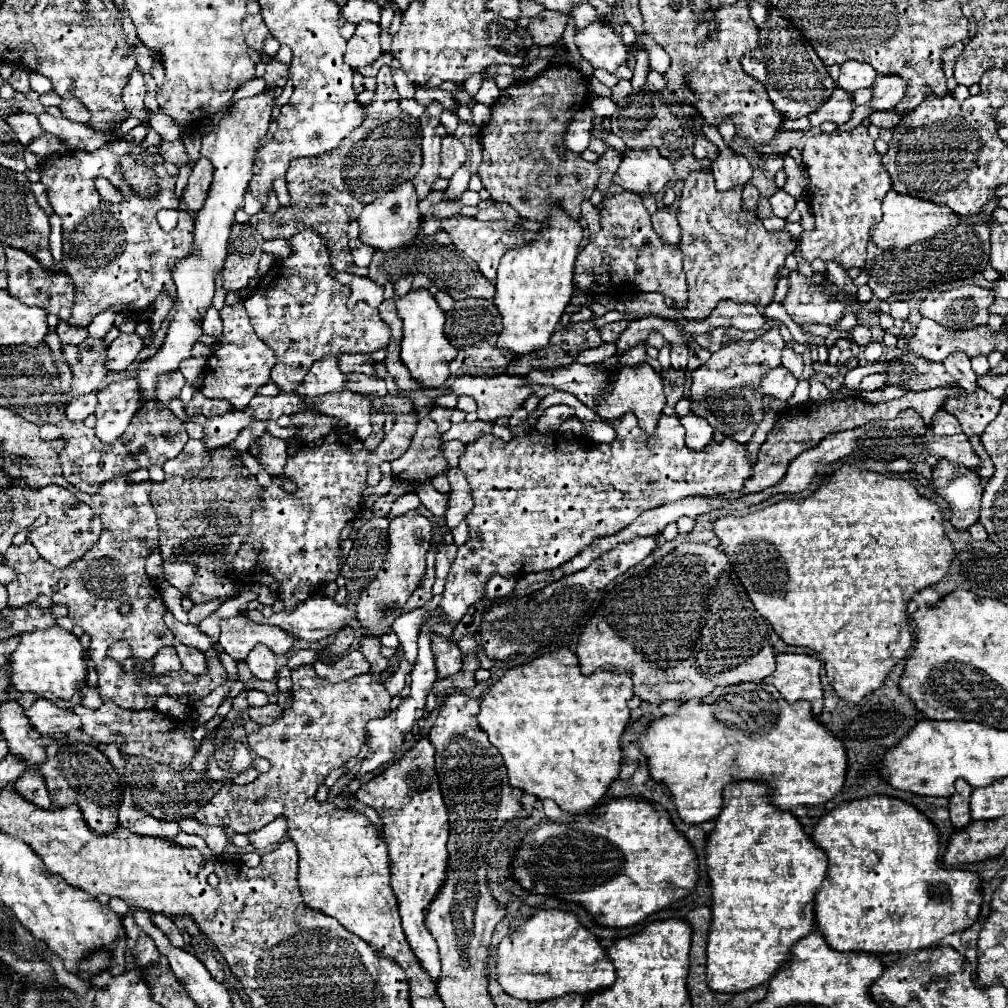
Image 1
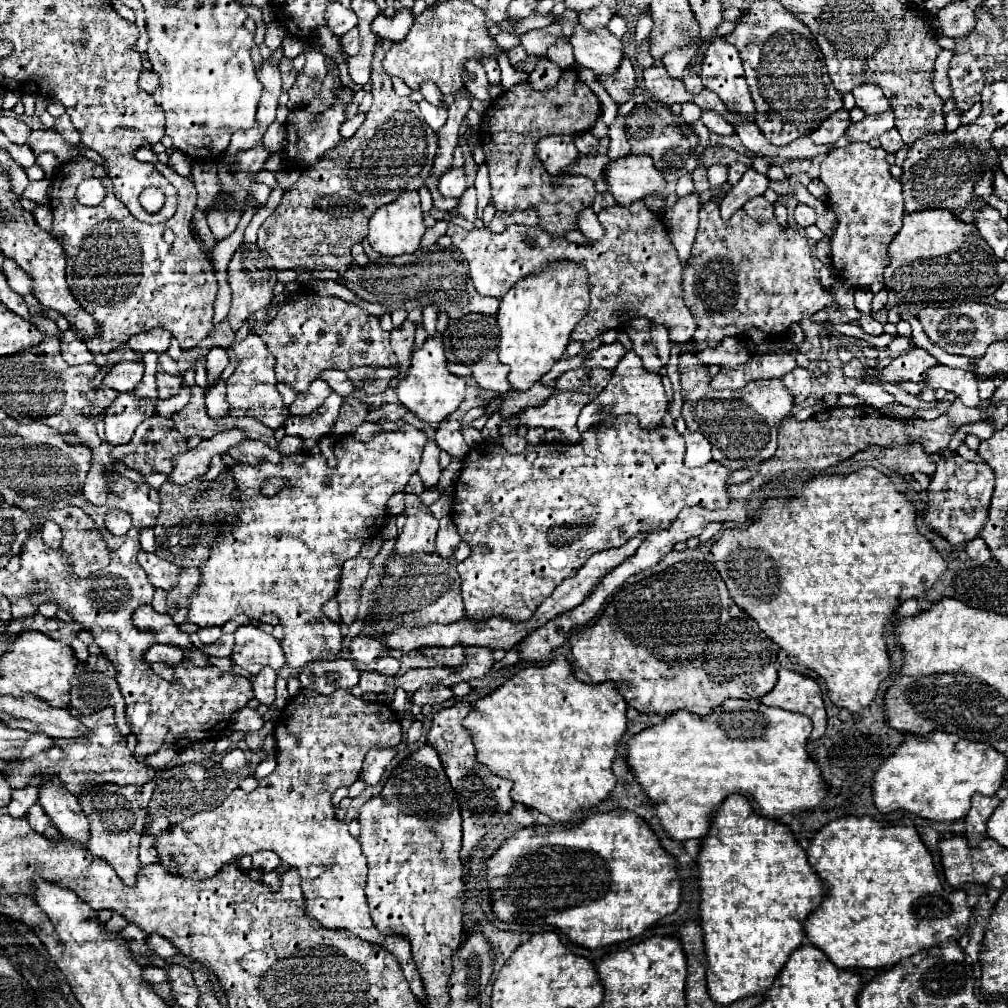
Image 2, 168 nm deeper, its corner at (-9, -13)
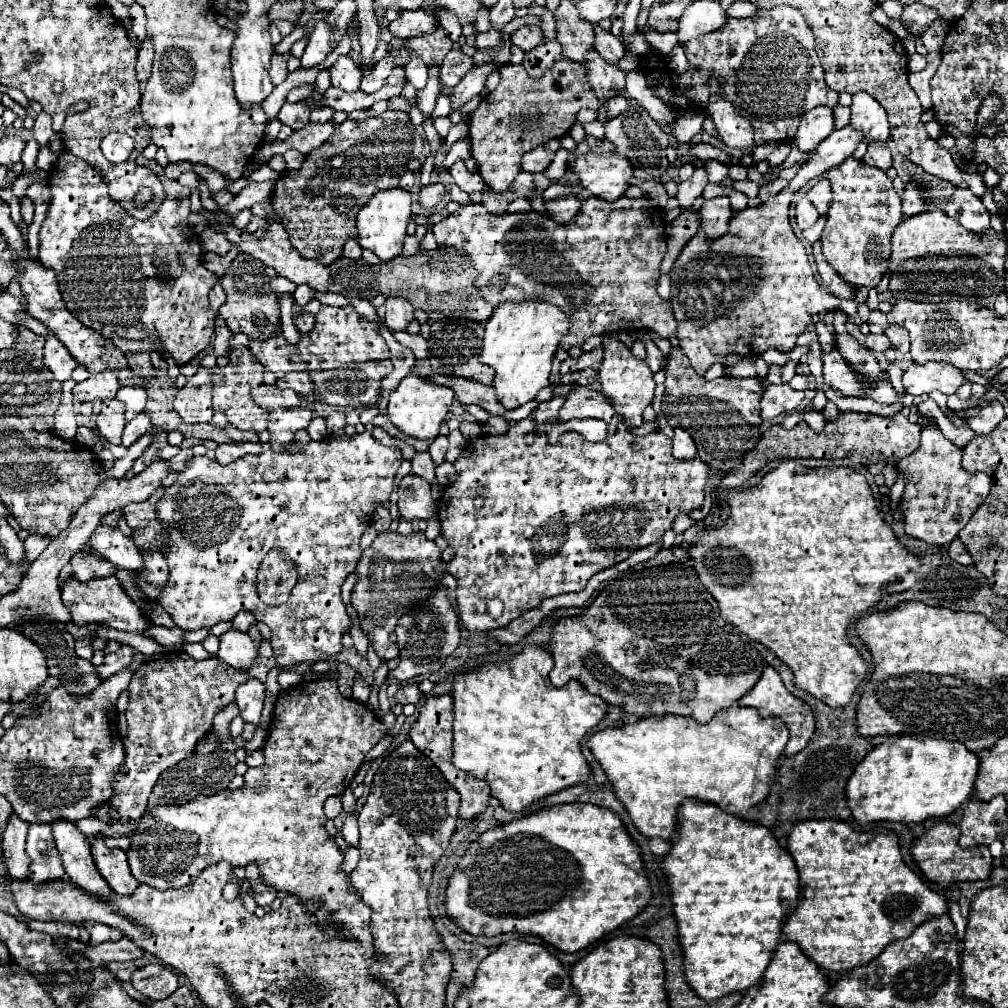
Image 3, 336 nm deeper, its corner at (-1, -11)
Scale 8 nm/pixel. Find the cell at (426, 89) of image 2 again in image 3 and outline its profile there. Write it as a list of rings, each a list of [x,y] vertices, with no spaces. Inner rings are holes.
[[[410,60],[410,64],[406,64],[406,80],[416,88],[422,90],[428,82],[428,68],[422,64],[422,60]]]

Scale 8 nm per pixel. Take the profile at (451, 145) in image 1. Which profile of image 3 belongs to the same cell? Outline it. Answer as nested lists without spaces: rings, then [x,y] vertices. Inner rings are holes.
[[[440,182],[438,184],[430,184],[430,186],[424,186],[420,190],[420,204],[424,208],[432,208],[432,206],[436,206],[444,198],[444,194],[446,194],[446,186],[440,184]]]

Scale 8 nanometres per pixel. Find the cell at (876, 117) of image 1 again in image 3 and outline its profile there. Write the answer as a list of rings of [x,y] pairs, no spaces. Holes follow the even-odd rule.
[[[870,142],[868,152],[862,160],[870,166],[878,166],[878,168],[886,170],[892,164],[892,154],[890,154],[890,148],[886,142]]]

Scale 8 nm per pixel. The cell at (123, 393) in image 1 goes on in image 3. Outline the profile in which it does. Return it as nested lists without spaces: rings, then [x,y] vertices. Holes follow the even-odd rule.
[[[116,398],[104,400],[102,410],[98,414],[98,430],[100,430],[100,434],[112,444],[120,444],[124,424],[126,424],[124,404],[120,400],[116,400]]]

